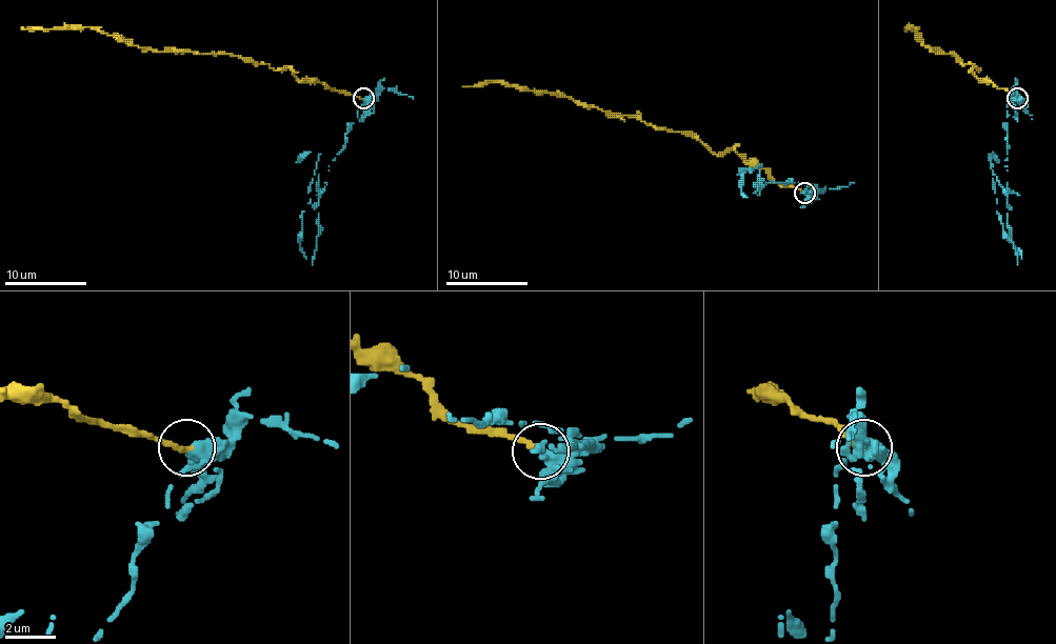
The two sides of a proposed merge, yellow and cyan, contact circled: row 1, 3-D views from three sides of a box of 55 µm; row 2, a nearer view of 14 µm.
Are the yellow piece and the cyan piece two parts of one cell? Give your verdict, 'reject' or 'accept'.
reject

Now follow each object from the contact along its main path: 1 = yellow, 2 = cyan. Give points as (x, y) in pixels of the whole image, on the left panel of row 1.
1: (363, 99), (322, 82), (302, 82), (287, 67), (274, 69), (238, 56), (142, 49), (79, 26), (21, 26)
2: (363, 99), (374, 104), (357, 111), (329, 166), (315, 209), (315, 255), (306, 257), (304, 212)

